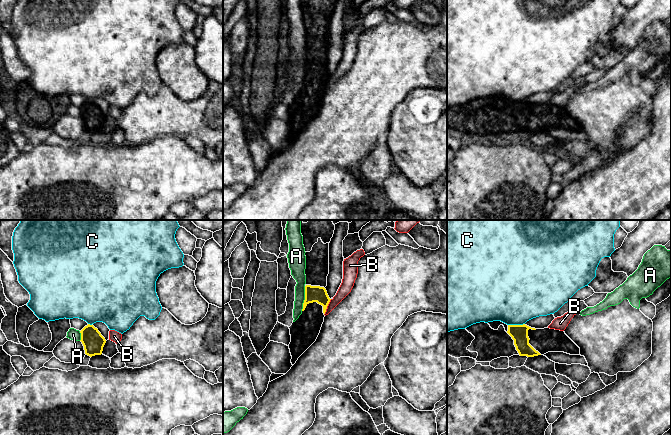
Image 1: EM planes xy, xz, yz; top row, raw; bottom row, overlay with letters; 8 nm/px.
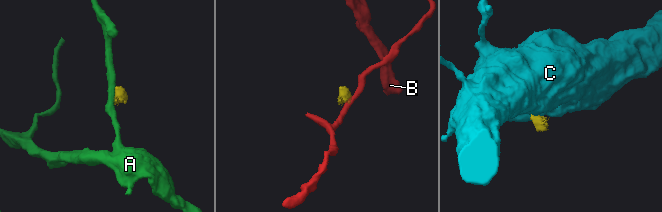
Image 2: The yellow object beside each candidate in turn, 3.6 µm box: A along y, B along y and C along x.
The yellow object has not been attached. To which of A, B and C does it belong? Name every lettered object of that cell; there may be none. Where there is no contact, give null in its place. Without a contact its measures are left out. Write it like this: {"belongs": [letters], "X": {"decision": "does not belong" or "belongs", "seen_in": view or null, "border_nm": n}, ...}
{"belongs": [], "A": {"decision": "does not belong", "seen_in": "xz", "border_nm": 200}, "B": {"decision": "does not belong", "seen_in": "xz", "border_nm": 140}, "C": {"decision": "does not belong", "seen_in": "yz", "border_nm": 140}}

